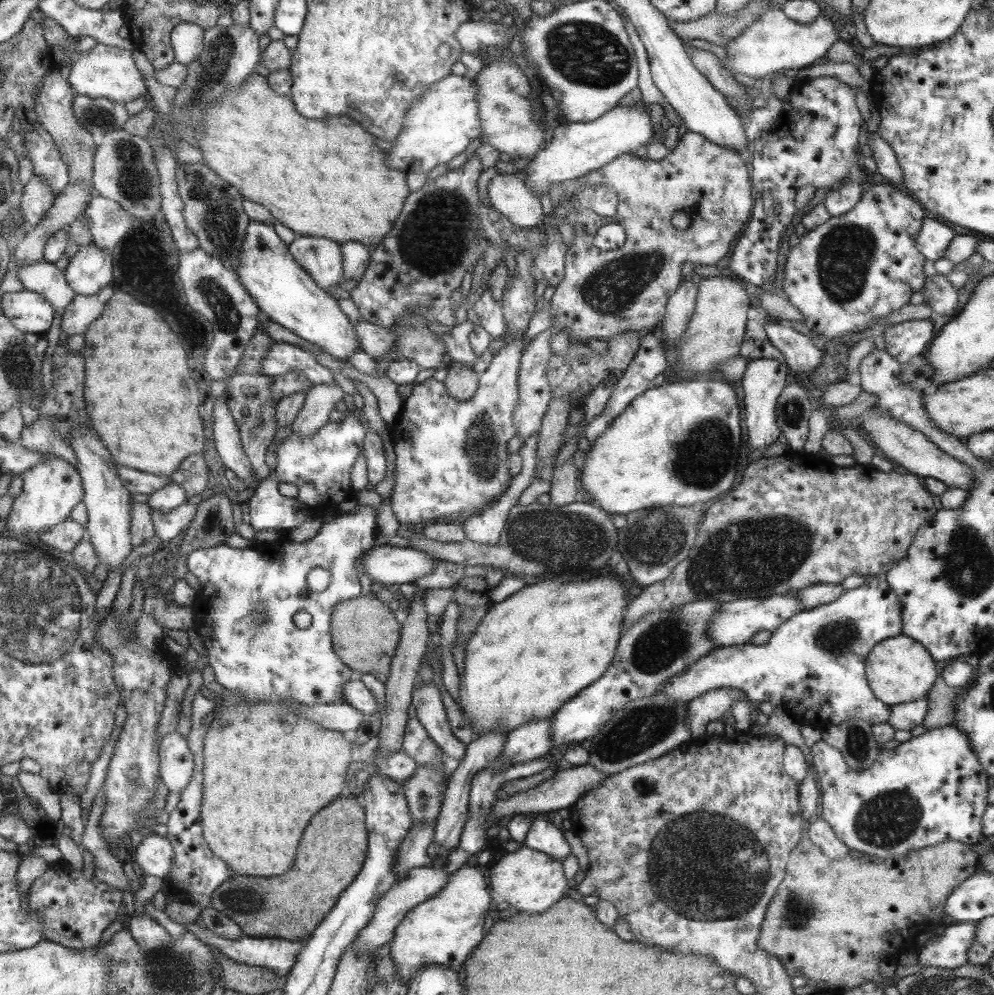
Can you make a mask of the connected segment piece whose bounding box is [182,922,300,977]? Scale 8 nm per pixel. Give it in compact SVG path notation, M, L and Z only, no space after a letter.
M194 922L182 924L191 930L197 940L205 945L219 949L221 954L235 962L249 966L264 966L273 974L285 977L292 969L298 953L299 941L278 939L277 937L259 938L240 936L237 940L225 940Z

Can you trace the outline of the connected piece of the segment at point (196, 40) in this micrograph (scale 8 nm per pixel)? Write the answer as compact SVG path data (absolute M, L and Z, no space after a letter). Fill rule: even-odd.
M180 23L171 35L171 48L175 61L183 66L195 60L201 53L204 30L190 23Z

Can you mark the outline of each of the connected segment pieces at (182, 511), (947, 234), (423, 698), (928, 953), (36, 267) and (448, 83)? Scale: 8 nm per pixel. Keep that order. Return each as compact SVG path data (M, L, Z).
M188 503L181 504L177 508L165 513L152 510L154 535L159 542L167 542L181 534L182 528L187 527L197 512L197 506Z
M925 217L920 224L919 231L916 232L915 245L924 255L925 260L935 262L938 258L942 258L943 251L953 235L955 232L951 227Z
M421 680L421 686L415 686L410 701L415 707L416 717L427 730L429 738L441 748L445 758L451 756L460 761L465 746L449 730L445 709L439 699L439 690L433 683L423 683Z
M973 922L951 923L941 935L933 936L917 952L917 962L924 967L955 968L968 959L969 943L974 937Z
M39 260L31 264L18 268L18 278L25 290L41 293L46 299L53 304L53 308L62 316L67 312L67 308L74 302L76 292L71 288L69 281L66 279L66 273L63 272L56 264Z
M451 73L429 86L429 90L421 96L421 100L413 102L400 134L392 140L391 148L386 150L389 156L389 169L408 175L409 173L427 173L439 164L447 164L452 158L461 154L468 143L481 132L478 113L477 84L474 79L454 76Z

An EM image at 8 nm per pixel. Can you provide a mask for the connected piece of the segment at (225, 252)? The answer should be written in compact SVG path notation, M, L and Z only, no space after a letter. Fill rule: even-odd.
M179 164L175 169L177 192L182 200L181 214L185 226L195 235L197 246L211 256L236 265L236 256L244 239L248 216L244 213L242 198L235 188L215 176L202 164ZM217 206L217 210L211 210Z

